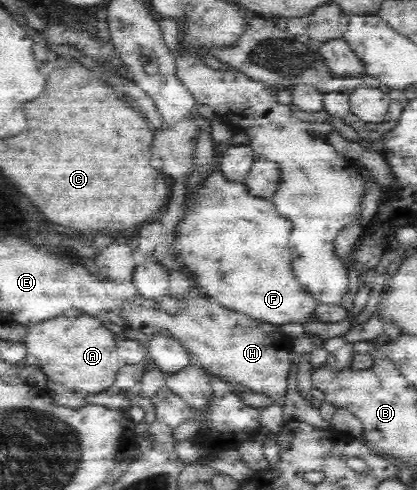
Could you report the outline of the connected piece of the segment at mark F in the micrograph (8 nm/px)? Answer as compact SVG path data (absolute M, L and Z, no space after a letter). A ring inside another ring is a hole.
M221 171L212 172L204 178L192 198L188 200L191 206L185 210L185 218L176 228L175 246L172 246L173 256L181 258L179 261L184 265L184 271L191 277L190 297L198 295L209 297L222 307L276 326L290 322L302 324L306 334L319 338L323 344L335 336L342 337L352 327L354 318L366 306L371 290L371 279L359 280L353 308L344 321L336 323L319 321L313 316L318 306L317 301L311 300L309 294L303 294L303 290L295 286L295 276L291 274L291 248L287 246L287 238L291 236L291 222L283 222L283 218L279 218L275 206L271 206L269 200L271 199L251 196L243 182L227 180Z

